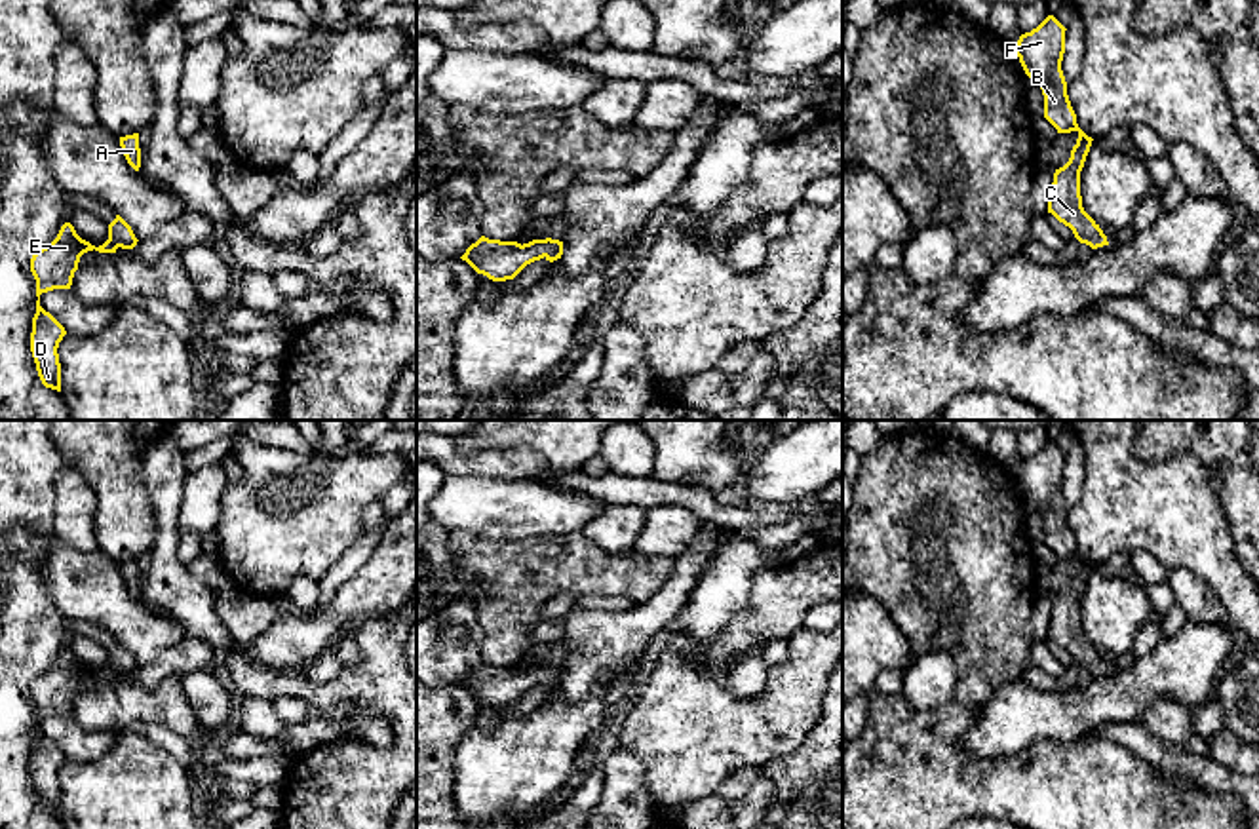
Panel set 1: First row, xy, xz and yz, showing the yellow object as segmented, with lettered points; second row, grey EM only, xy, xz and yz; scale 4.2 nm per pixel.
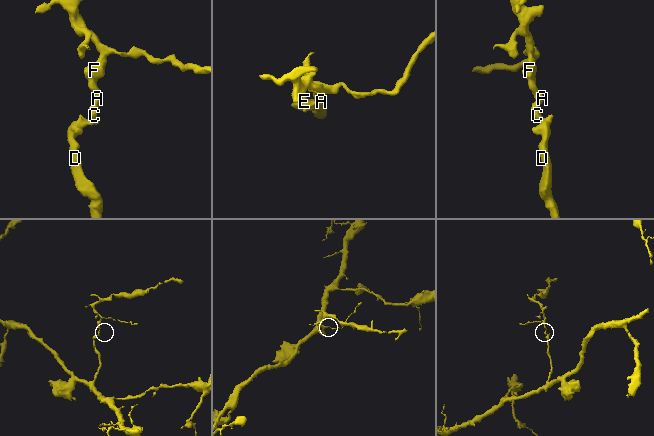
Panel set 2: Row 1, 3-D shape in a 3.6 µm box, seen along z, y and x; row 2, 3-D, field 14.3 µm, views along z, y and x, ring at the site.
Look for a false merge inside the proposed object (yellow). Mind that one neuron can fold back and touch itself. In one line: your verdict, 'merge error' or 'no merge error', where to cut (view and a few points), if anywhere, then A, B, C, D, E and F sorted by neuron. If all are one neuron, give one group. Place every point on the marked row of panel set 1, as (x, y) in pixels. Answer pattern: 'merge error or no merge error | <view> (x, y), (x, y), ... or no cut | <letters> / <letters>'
no merge error | no cut | A B C D E F

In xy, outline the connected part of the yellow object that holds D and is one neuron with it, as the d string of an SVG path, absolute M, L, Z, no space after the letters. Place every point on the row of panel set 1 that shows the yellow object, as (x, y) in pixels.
M116 215L108 224L108 240L95 247L82 240L70 222L65 222L57 238L38 249L30 259L30 272L36 280L36 314L32 318L30 352L38 376L46 388L61 392L59 342L67 335L65 327L40 306L40 295L53 289L70 289L80 257L87 251L116 253L118 247L133 249L137 238L131 226Z

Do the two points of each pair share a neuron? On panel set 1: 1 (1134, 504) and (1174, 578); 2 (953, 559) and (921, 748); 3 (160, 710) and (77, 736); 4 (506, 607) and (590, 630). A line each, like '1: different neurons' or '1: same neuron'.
1: different neurons
2: different neurons
3: different neurons
4: different neurons

